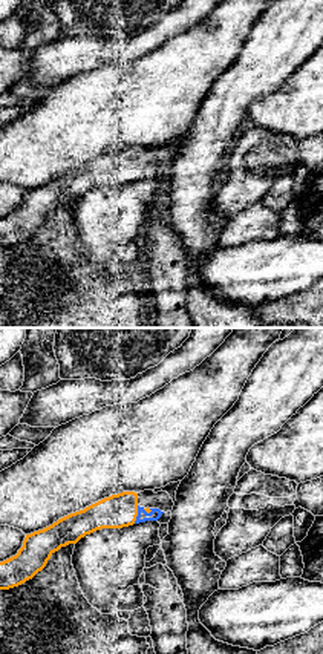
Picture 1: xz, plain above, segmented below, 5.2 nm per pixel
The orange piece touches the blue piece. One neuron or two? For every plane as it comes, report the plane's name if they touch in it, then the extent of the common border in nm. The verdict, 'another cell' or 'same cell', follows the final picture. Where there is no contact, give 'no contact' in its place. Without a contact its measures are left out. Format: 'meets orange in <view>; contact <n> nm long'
meets orange in xz; contact 100 nm long

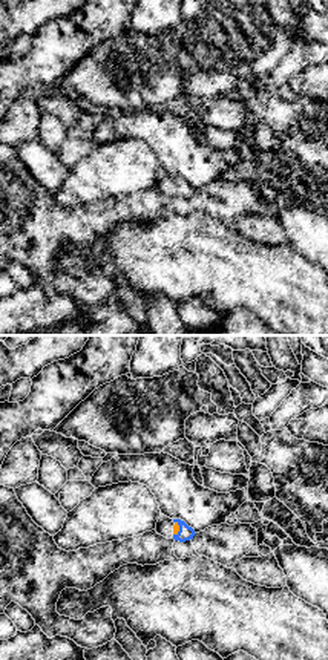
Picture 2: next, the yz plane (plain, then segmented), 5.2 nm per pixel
meets orange in yz; contact 80 nm long

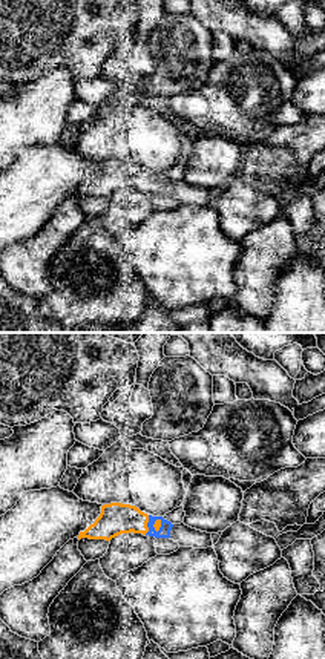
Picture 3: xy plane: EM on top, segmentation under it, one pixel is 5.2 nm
meets orange in xy; contact 110 nm long

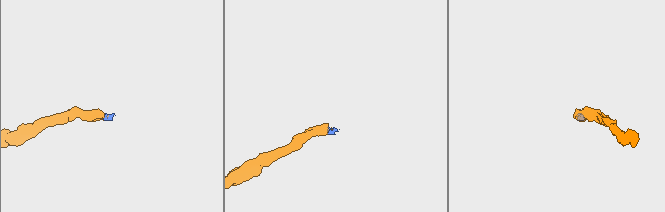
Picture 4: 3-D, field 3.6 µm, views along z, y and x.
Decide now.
same cell

